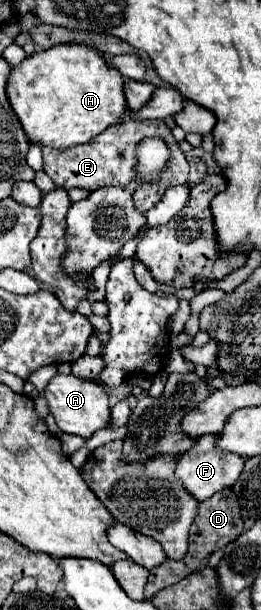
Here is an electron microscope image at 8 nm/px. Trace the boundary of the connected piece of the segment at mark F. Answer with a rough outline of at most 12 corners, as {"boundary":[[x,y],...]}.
{"boundary":[[200,436],[176,462],[176,478],[198,502],[230,488],[244,458]]}

